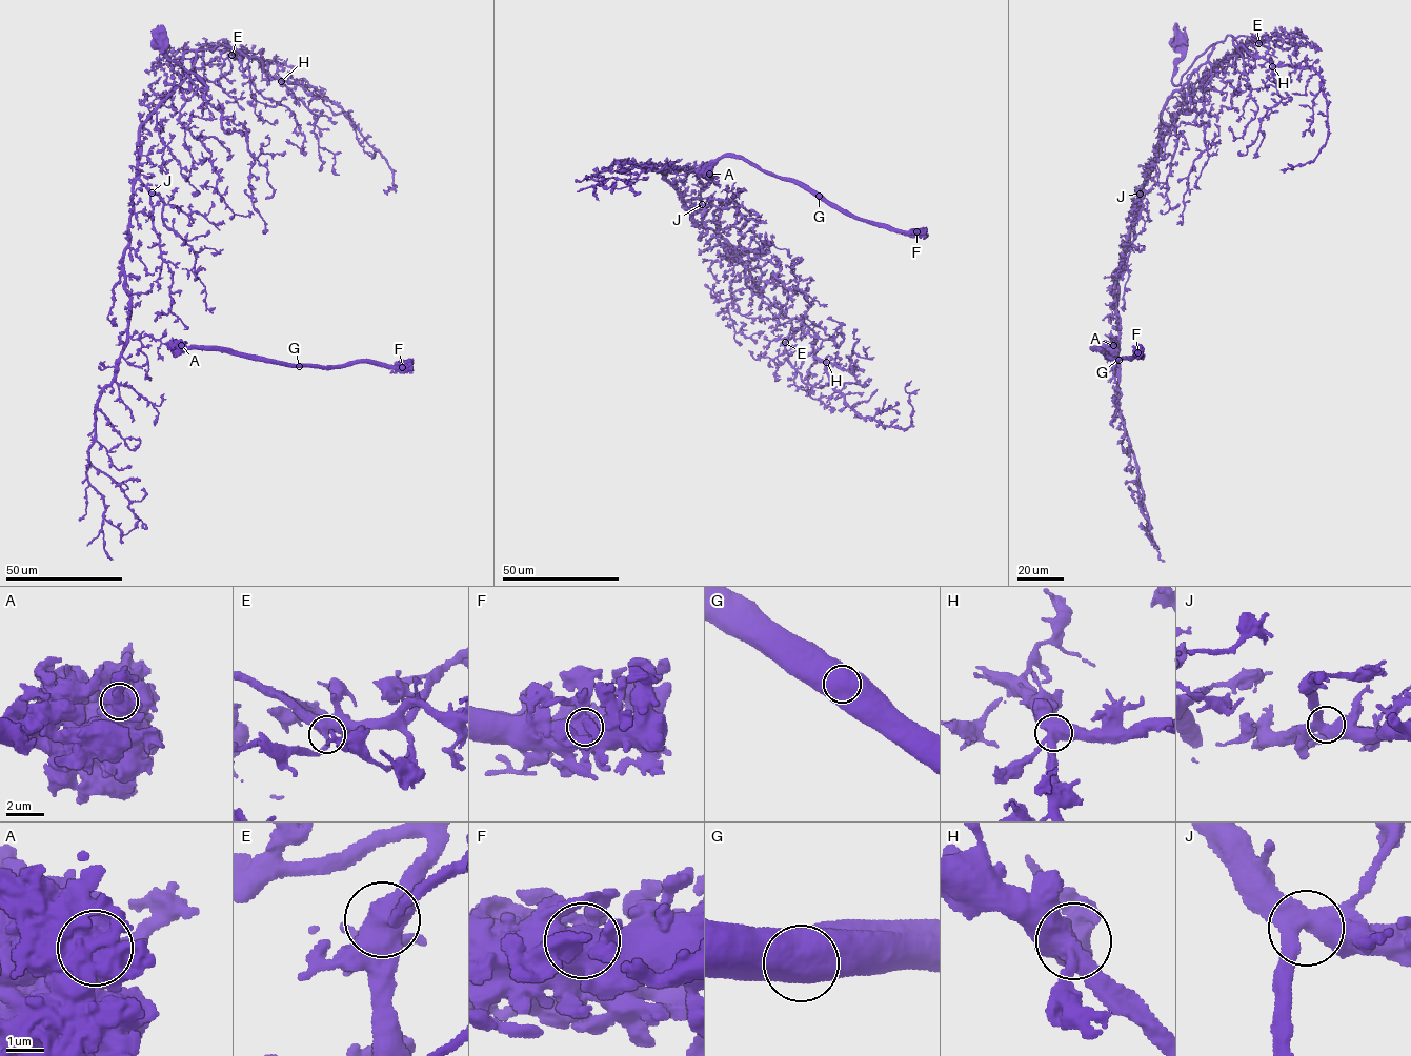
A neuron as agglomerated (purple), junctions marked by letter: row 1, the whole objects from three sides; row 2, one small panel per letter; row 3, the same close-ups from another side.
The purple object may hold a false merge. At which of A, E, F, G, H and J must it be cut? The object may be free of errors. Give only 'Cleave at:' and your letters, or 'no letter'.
Cleave at: A

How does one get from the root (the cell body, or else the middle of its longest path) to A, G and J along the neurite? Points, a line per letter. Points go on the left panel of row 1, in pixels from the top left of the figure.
A: (161, 41), (205, 87), (183, 67), (186, 52), (189, 76), (141, 127), (122, 270), (128, 334), (181, 345)
G: (161, 41), (205, 87), (183, 67), (186, 52), (189, 76), (141, 127), (123, 259), (128, 334), (299, 366)
J: (161, 41), (205, 87), (183, 67), (186, 52), (195, 53), (189, 76), (140, 132), (138, 176), (152, 193)

